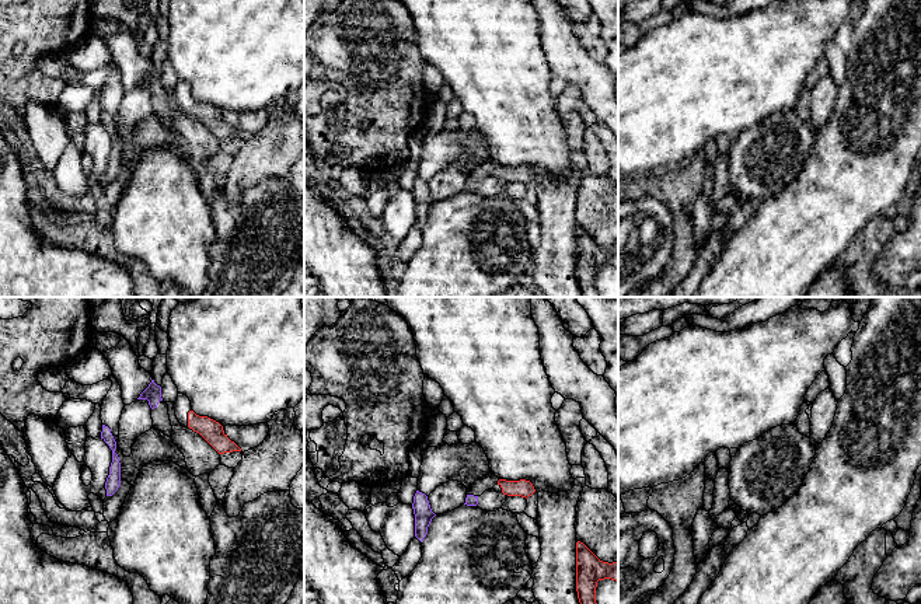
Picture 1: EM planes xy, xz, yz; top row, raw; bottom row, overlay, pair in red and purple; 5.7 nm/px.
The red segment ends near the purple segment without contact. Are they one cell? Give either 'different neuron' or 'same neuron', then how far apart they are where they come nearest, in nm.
same neuron; gap 140 nm

